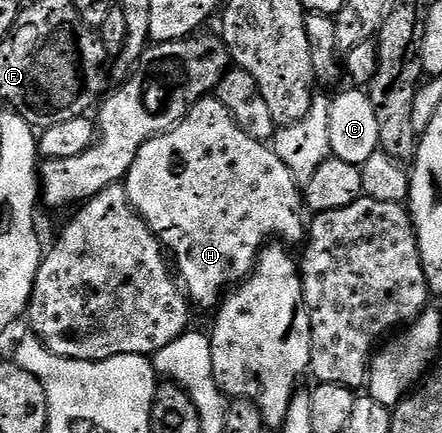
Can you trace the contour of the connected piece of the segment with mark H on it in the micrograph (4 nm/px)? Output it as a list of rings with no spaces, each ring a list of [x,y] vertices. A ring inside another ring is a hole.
[[[214,97],[197,101],[197,105],[193,105],[191,112],[174,129],[167,131],[163,135],[153,137],[149,141],[145,141],[145,145],[141,145],[141,149],[129,169],[125,186],[127,196],[135,212],[146,221],[152,233],[157,236],[160,243],[173,256],[174,262],[177,264],[178,282],[181,284],[188,300],[196,308],[218,308],[224,292],[242,283],[251,274],[251,270],[255,268],[255,260],[259,258],[259,252],[268,246],[270,239],[267,238],[270,235],[280,235],[284,239],[280,240],[287,245],[299,242],[299,244],[302,244],[305,239],[305,219],[303,223],[303,215],[305,216],[305,195],[301,190],[300,183],[294,179],[293,173],[286,167],[285,162],[281,161],[277,153],[266,142],[249,137],[249,133],[245,133],[245,129],[241,129],[237,125],[237,121],[233,121],[229,109],[225,109],[225,105],[221,105],[221,101]]]

